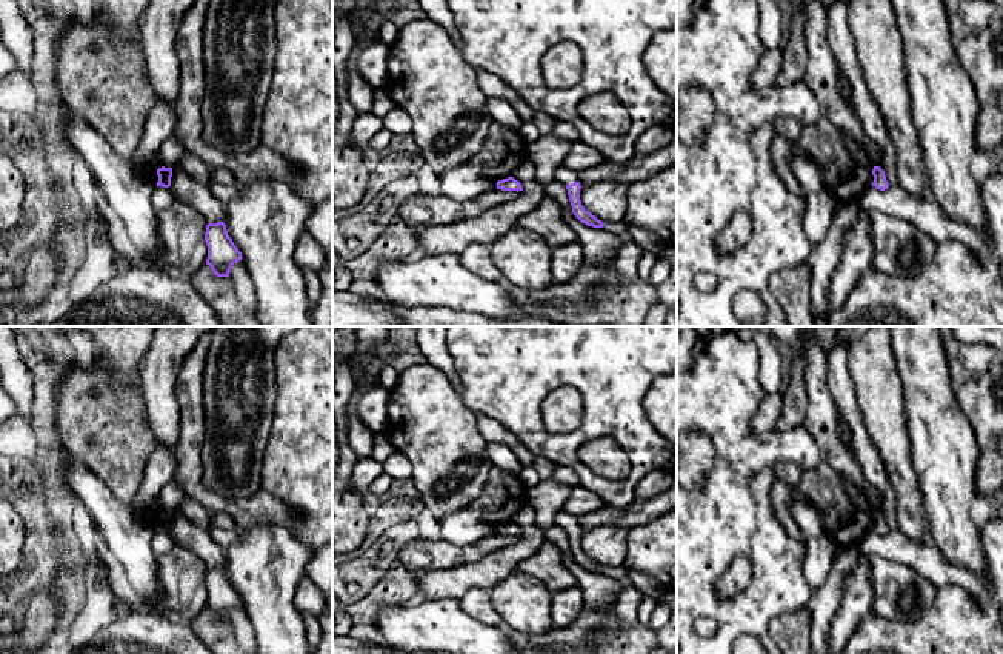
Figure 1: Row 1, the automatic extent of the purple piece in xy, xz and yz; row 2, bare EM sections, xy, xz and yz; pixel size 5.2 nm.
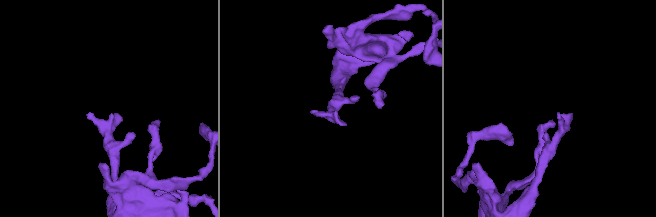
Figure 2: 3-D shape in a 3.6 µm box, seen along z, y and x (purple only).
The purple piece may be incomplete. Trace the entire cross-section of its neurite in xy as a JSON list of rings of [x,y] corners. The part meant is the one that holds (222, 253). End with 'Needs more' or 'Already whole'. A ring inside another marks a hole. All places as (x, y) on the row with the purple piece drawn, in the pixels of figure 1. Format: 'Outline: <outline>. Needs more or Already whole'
Outline: [[[225,222],[208,223],[205,232],[208,246],[206,265],[211,266],[214,275],[229,277],[234,263],[240,262],[242,252],[228,235]]]. Already whole

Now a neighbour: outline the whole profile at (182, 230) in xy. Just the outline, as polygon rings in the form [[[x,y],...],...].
[[[175,199],[174,203],[157,212],[160,251],[152,259],[135,254],[123,259],[115,252],[118,271],[129,266],[148,265],[154,268],[180,268],[186,274],[195,274],[208,259],[205,242],[206,222],[188,202]]]

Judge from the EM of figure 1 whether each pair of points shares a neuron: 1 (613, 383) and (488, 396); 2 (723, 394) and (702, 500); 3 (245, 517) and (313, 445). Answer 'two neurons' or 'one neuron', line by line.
1: one neuron
2: one neuron
3: two neurons

